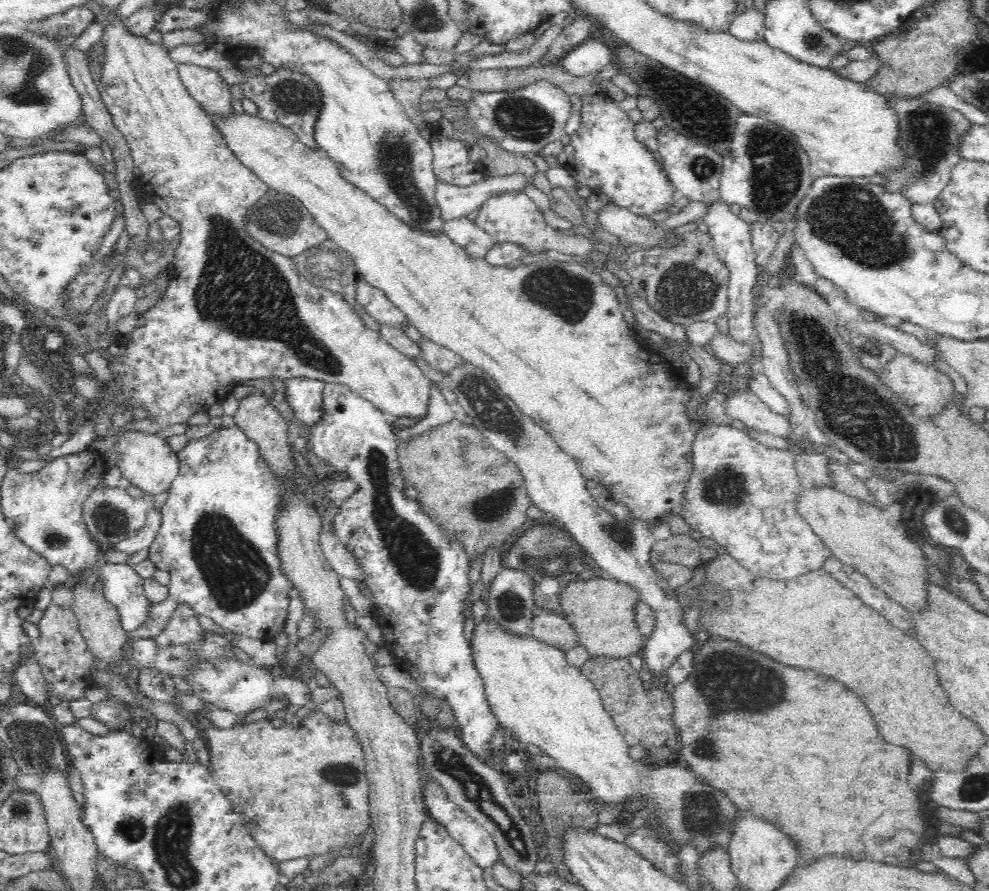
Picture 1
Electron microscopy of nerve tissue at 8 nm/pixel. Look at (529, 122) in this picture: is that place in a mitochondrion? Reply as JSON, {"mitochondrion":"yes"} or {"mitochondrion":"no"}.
{"mitochondrion":"yes"}

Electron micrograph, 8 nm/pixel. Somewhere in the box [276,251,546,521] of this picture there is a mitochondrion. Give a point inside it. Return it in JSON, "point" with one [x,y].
{"point":[483,396]}

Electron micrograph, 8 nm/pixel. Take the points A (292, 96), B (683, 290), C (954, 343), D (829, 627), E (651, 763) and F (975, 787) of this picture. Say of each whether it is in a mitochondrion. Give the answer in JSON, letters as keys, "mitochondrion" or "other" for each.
{"A":"mitochondrion","B":"mitochondrion","C":"other","D":"mitochondrion","E":"other","F":"mitochondrion"}

